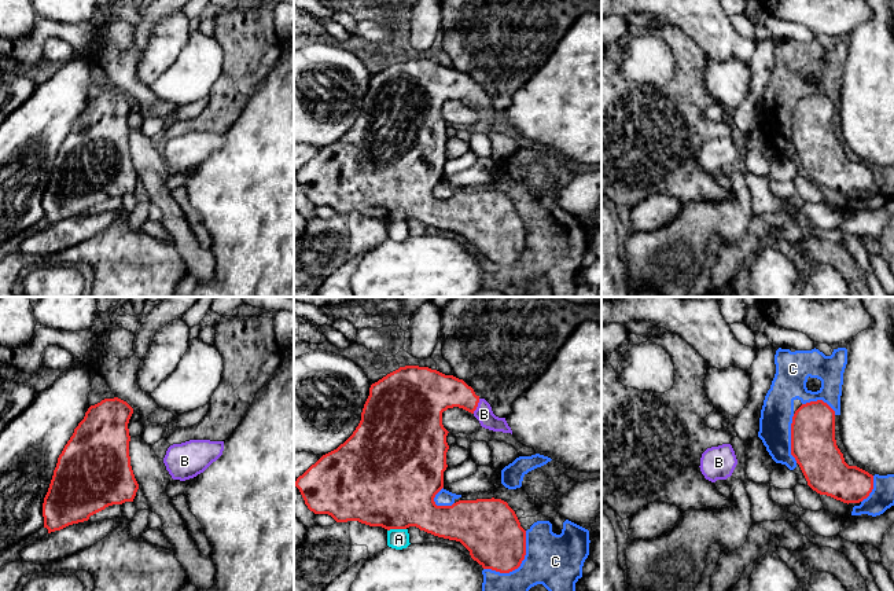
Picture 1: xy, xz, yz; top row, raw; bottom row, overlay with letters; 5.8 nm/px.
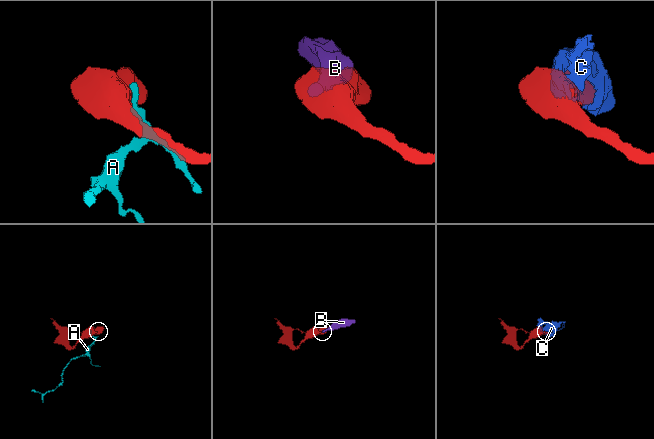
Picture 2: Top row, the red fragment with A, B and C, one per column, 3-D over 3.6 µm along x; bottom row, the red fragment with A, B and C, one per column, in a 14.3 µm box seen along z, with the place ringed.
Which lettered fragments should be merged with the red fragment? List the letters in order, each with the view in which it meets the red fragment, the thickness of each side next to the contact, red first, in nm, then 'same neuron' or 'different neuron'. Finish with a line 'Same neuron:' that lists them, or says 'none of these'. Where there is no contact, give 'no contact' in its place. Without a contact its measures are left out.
A: contact in xz; calibres 500 and 120 nm; different neuron
B: contact in xz; calibres 220 and 100 nm; same neuron
C: contact in xz; calibres 340 and 320 nm; different neuron
Same neuron: B

